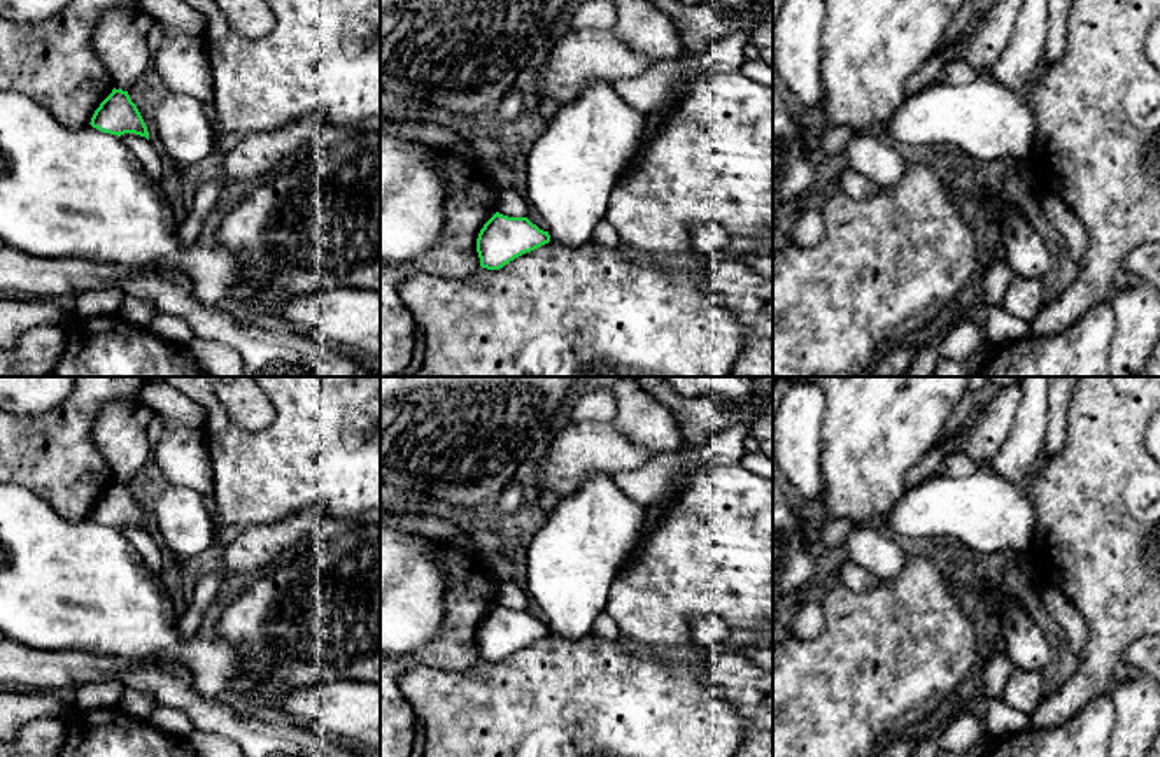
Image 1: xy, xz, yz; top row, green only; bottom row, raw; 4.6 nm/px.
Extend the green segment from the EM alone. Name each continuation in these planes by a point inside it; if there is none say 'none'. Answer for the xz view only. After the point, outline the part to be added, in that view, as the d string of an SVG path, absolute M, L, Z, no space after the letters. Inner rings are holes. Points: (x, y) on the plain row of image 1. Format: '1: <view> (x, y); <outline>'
none

